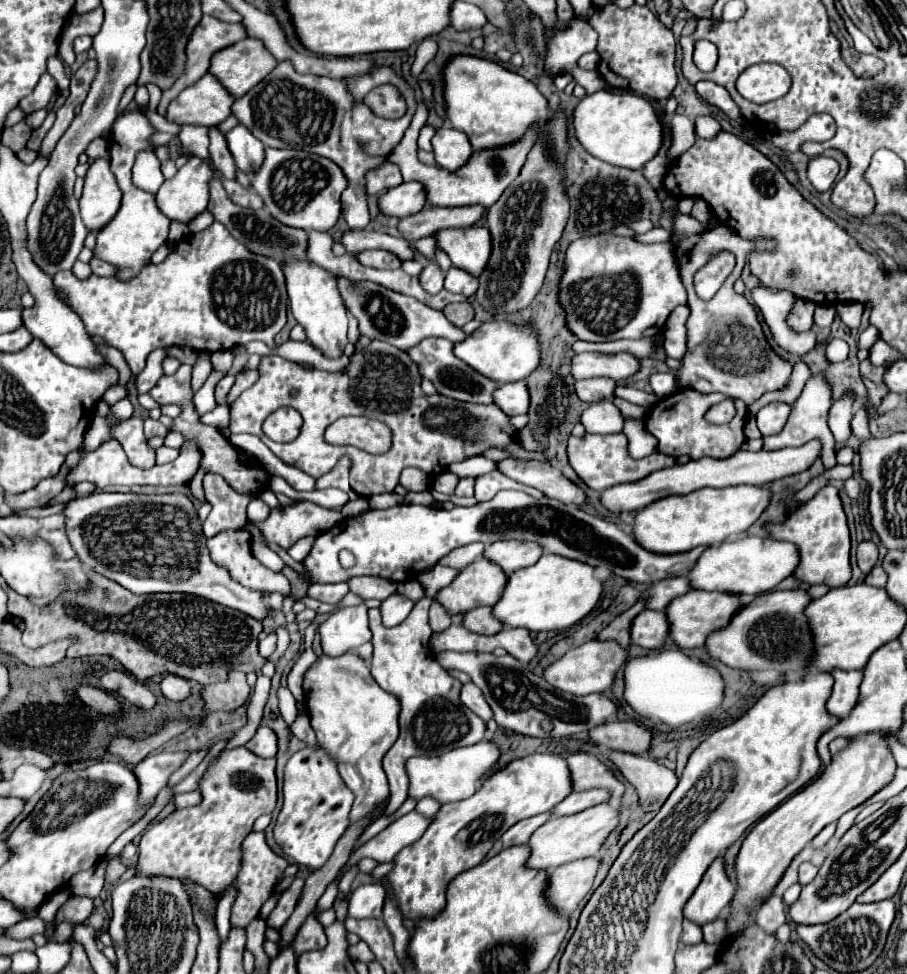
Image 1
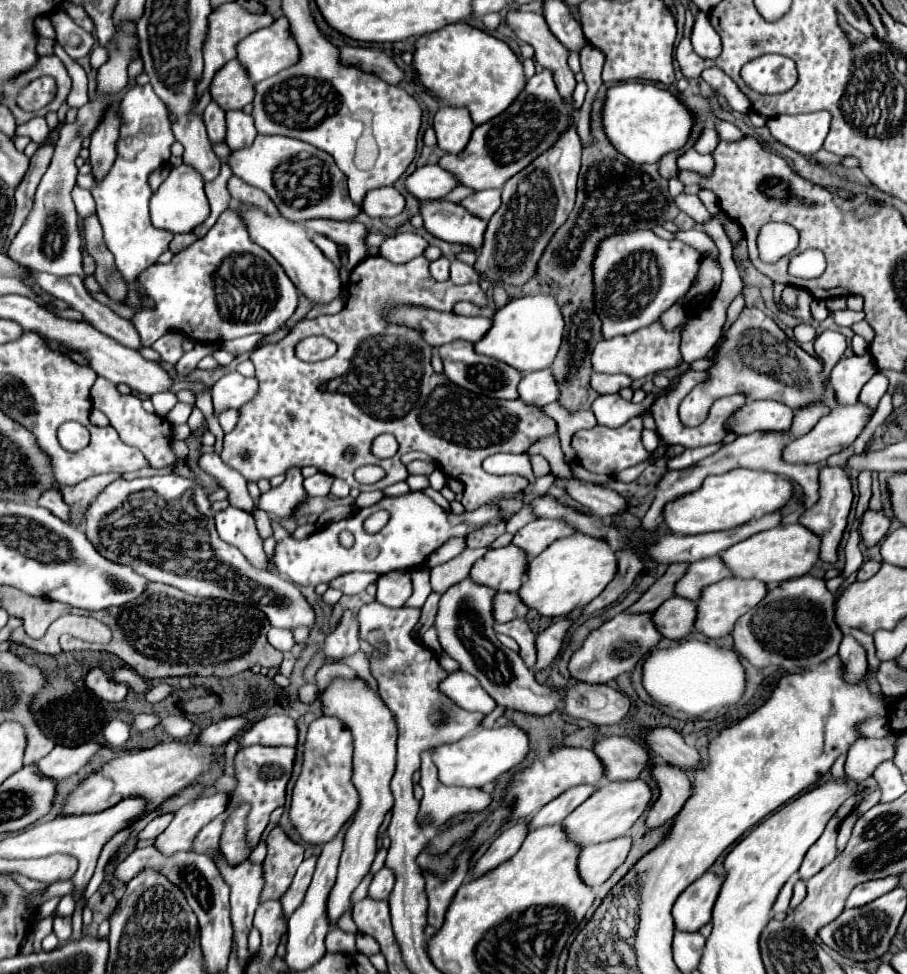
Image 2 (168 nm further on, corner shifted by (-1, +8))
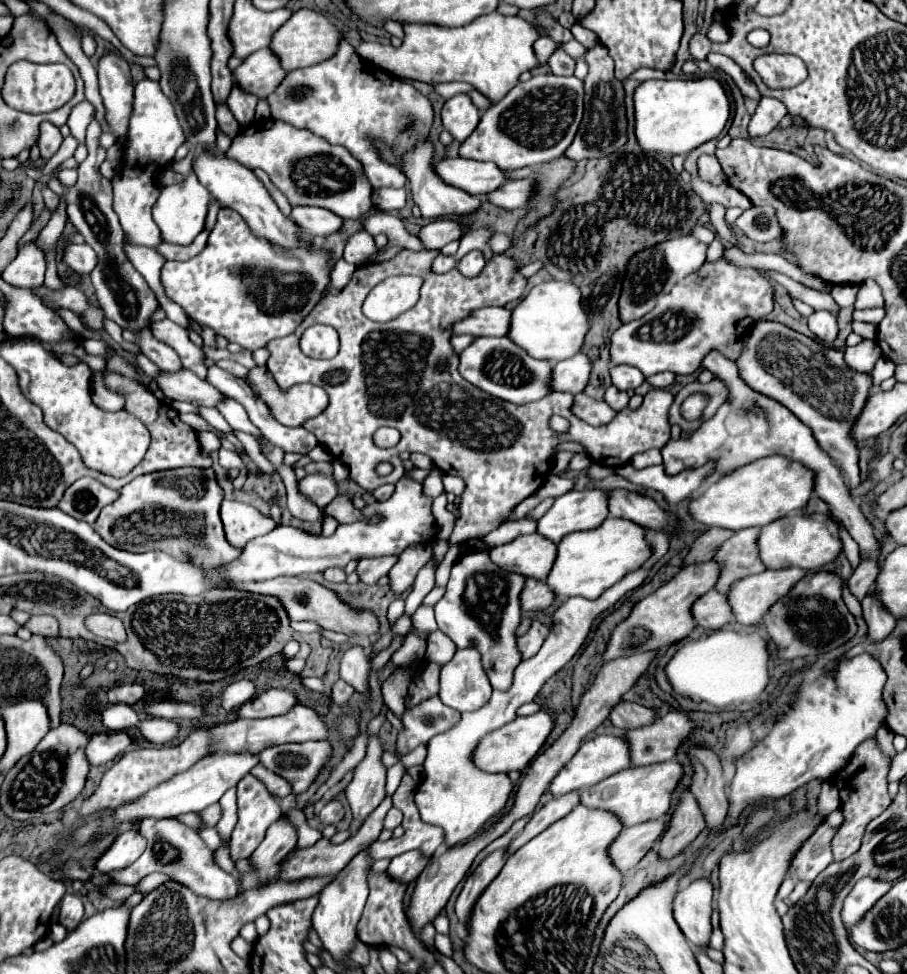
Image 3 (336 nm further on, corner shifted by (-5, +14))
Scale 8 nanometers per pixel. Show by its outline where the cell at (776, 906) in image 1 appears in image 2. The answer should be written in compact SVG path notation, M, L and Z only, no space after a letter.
M793 875L793 877L783 885L783 889L781 889L781 893L779 893L779 897L777 897L775 905L773 905L773 913L779 913L779 911L787 911L787 909L789 909L789 899L791 899L793 885L795 885L797 879L799 879L799 877Z

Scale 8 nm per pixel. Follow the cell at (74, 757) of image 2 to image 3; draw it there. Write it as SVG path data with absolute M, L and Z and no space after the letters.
M125 731L99 733L87 741L85 757L87 757L89 765L105 765L105 763L113 761L115 757L119 757L131 743L133 741Z

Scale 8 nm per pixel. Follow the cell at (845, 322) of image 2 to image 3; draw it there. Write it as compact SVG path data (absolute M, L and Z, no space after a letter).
M879 307L879 309L855 309L853 311L853 319L855 321L867 321L867 323L879 323L885 315L885 309Z

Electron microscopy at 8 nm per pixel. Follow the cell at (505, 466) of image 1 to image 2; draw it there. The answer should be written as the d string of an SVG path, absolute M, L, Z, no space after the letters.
M557 479L557 485L565 487L569 497L579 501L581 505L589 507L597 517L611 517L621 515L627 511L627 501L613 489L607 489L603 485L593 485L581 479Z

